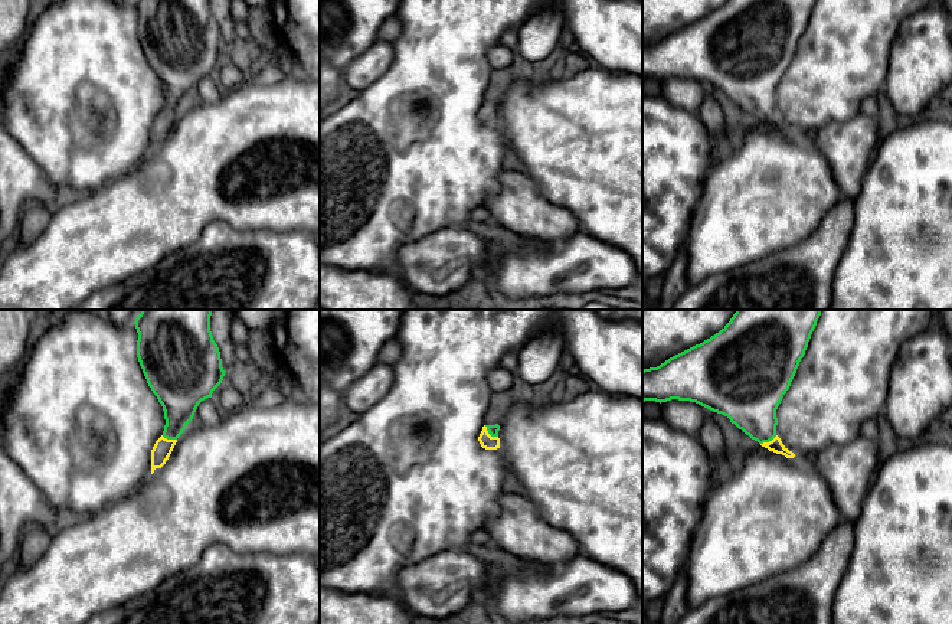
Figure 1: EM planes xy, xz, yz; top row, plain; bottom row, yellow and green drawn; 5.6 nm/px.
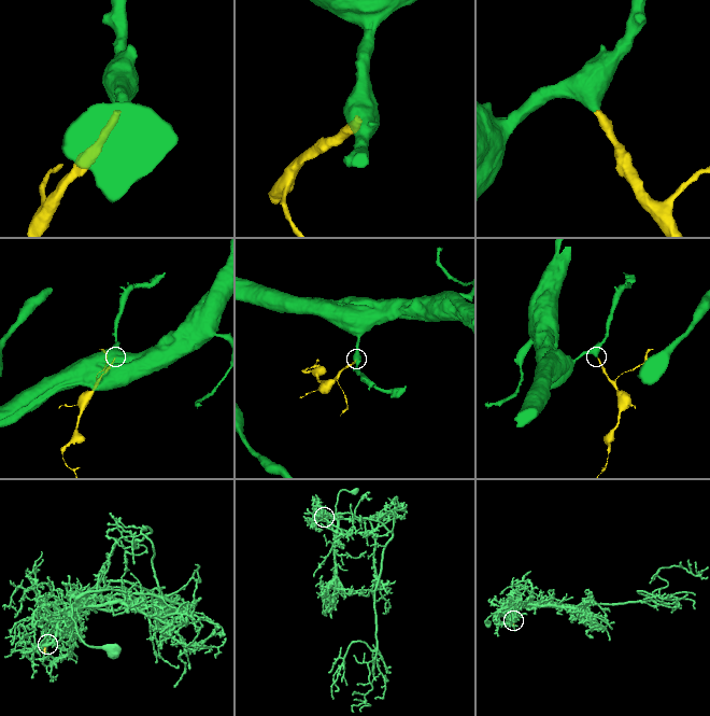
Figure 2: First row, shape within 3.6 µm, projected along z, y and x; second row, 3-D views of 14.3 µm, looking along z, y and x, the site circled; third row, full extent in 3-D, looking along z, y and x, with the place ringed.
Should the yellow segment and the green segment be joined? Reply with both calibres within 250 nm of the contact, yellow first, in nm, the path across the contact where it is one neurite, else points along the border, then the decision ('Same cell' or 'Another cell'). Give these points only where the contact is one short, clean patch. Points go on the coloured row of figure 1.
Thickness 80 nm (yellow) against 60 nm. Path across: xz (486, 440), (488, 434), (493, 430). Same cell

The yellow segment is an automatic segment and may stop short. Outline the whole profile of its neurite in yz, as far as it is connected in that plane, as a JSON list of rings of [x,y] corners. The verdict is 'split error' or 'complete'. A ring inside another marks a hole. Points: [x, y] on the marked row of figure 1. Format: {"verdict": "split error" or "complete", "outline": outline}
{"verdict": "split error", "outline": [[[736,310],[730,321],[714,336],[665,360],[657,367],[642,370],[642,402],[667,402],[671,399],[696,402],[730,419],[762,447],[794,458],[776,435],[776,409],[791,386],[821,310]]]}

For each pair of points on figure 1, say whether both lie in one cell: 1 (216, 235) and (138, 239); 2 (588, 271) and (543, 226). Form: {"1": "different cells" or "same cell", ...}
{"1": "different cells", "2": "different cells"}

